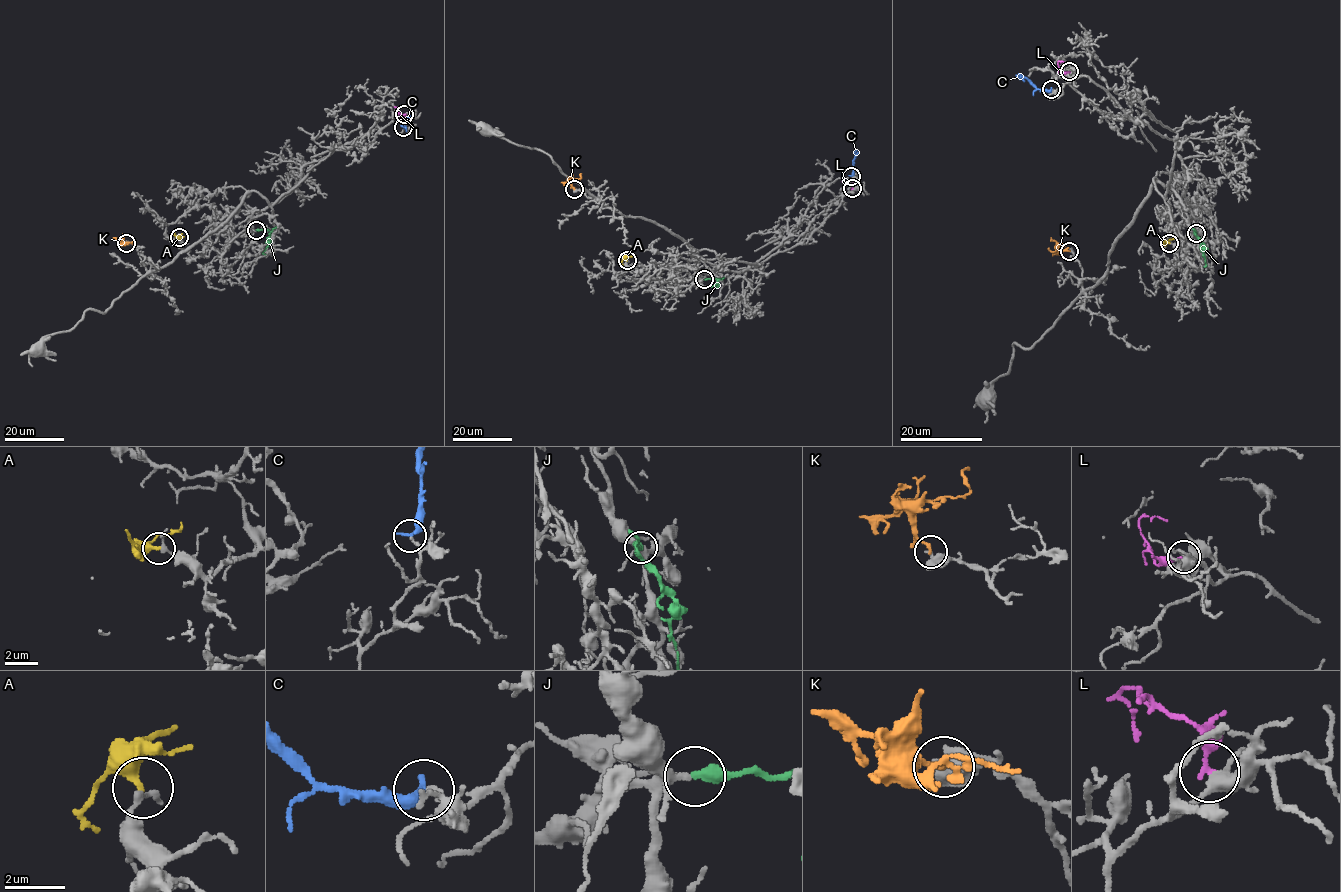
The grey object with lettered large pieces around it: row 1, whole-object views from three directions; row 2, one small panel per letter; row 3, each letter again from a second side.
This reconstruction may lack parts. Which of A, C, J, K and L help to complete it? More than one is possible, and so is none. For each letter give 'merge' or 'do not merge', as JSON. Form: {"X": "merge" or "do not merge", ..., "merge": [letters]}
{"A": "do not merge", "C": "do not merge", "J": "merge", "K": "do not merge", "L": "merge", "merge": ["J", "L"]}

